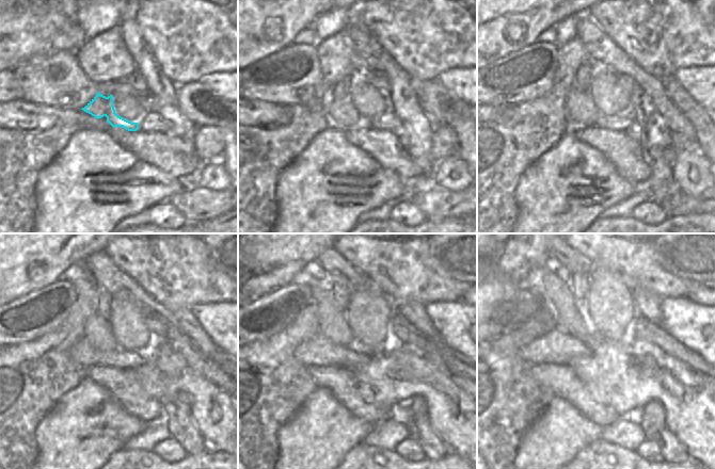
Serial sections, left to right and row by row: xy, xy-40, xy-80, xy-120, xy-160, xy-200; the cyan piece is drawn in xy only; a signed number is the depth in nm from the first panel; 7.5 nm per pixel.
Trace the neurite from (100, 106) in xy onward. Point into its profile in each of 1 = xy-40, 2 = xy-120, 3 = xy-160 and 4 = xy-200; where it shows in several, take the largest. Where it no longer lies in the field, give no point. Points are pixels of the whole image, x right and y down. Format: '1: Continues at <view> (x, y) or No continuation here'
1: Continues at xy-40 (340, 90)
2: Continues at xy-120 (104, 302)
3: Continues at xy-160 (342, 289)
4: Continues at xy-200 (580, 284).

